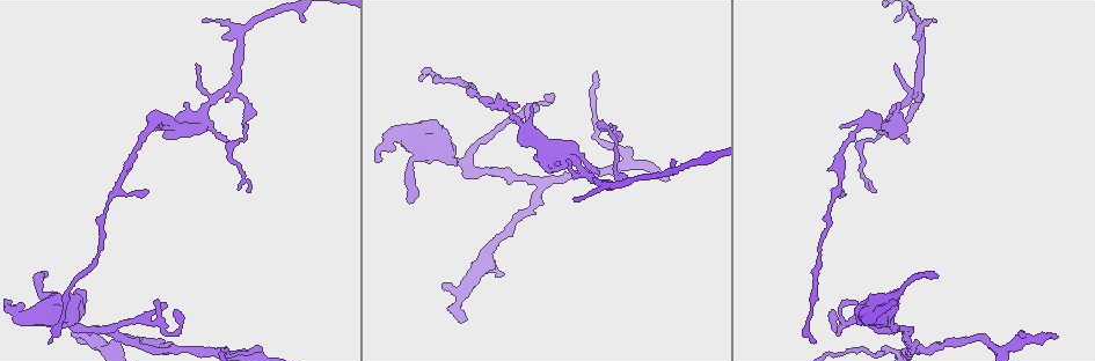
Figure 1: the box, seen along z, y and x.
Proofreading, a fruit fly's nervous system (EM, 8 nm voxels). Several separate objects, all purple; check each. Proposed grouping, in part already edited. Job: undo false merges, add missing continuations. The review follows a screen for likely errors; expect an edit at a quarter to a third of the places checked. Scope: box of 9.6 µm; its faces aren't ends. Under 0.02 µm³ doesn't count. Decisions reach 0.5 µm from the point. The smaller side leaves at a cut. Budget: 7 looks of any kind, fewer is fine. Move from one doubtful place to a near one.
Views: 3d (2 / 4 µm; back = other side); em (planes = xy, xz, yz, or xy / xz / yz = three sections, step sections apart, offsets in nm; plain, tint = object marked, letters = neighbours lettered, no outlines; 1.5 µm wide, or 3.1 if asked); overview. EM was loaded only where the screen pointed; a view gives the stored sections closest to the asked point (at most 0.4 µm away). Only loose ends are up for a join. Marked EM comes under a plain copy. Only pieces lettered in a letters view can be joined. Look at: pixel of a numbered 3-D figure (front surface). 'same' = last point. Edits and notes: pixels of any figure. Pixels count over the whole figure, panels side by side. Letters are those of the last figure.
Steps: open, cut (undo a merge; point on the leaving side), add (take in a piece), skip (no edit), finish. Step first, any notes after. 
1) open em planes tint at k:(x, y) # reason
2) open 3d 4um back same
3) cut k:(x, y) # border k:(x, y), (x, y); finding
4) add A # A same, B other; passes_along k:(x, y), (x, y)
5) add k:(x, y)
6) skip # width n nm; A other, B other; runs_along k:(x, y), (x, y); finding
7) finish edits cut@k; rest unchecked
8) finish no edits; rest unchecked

open 3d 2um back at 1:(420, 81)

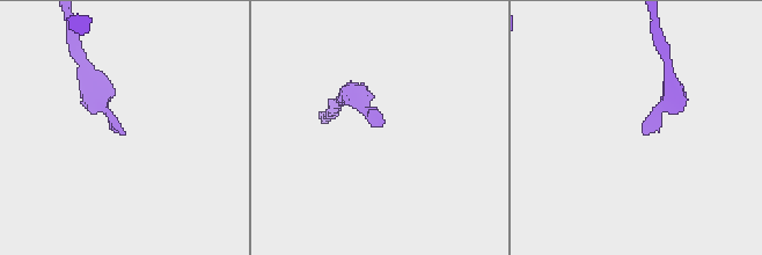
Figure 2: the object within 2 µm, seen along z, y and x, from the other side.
open em yz step 8 letters at 2:(380, 124) # need the tissue

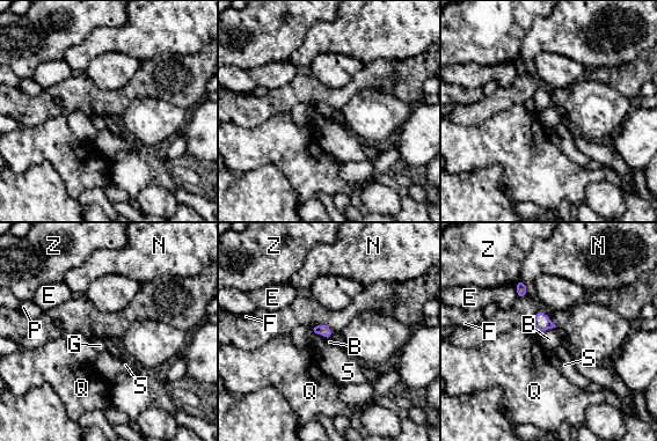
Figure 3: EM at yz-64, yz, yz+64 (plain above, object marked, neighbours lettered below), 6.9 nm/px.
skip # B other, E other, F other, G other, N other, P other, Q other, S other, Z other; border 3:(555, 326), (544, 330), (538, 335); none of them fits

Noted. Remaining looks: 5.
open 3d 2um at 1:(38, 275) # tapers out

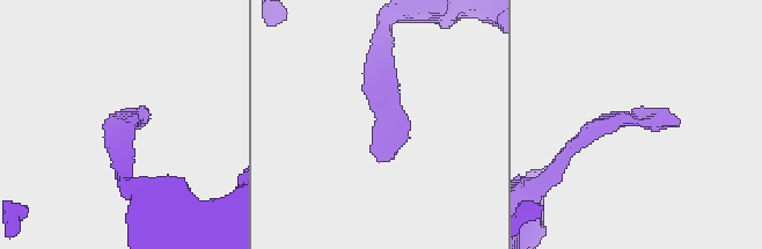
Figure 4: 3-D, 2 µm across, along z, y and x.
open em planes letters at 4:(676, 116) # shape alone is not enough

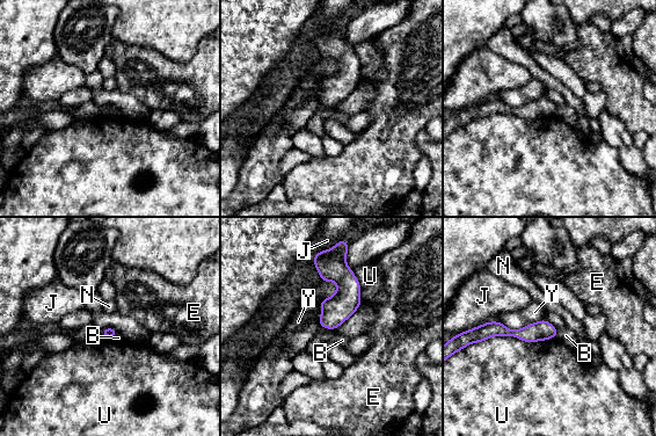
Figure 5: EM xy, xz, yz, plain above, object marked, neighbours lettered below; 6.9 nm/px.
skip # B other, E other, J other, N other, U other, Y other; none of them fits

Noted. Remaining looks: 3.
open em yz step 8 letters at 1:(92, 329) # thick turns thin

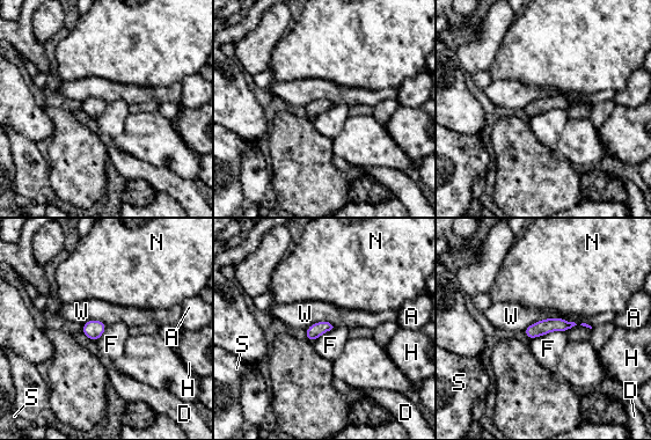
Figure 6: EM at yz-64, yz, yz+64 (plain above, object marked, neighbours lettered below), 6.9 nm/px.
skip # longest_contact W 380 nm; A other, D other, F other, H other, N other, S other, W other; runs_along 6:(569, 324), (548, 324), (527, 331); continuous, no second neuron

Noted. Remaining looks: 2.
finish no edits; rest unchecked

